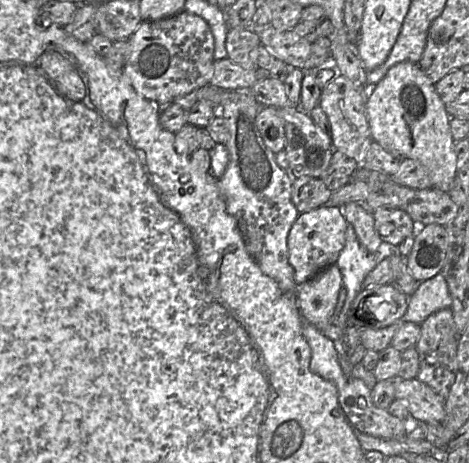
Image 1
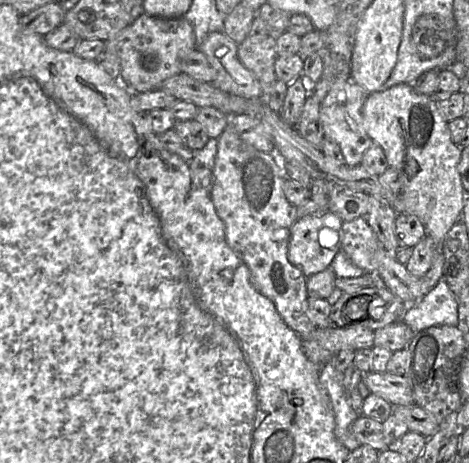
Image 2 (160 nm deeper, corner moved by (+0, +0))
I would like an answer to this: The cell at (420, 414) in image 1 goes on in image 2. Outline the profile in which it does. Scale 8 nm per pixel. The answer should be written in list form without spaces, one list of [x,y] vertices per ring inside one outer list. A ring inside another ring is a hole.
[[[371,371],[363,375],[363,381],[371,393],[385,398],[392,406],[414,404],[412,389],[404,376]]]

